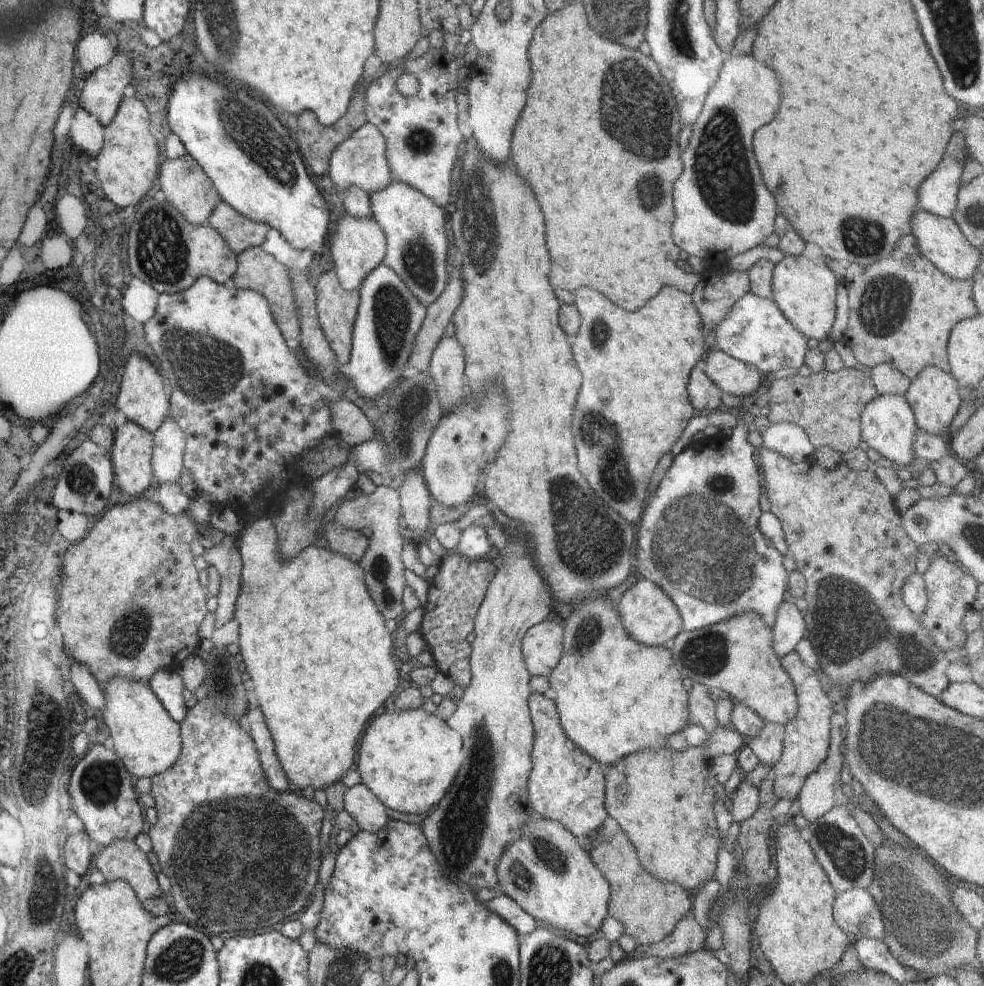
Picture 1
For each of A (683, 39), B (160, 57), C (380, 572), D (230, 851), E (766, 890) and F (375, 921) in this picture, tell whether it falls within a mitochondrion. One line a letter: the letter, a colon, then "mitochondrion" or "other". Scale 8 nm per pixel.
A: mitochondrion
B: other
C: mitochondrion
D: mitochondrion
E: other
F: other

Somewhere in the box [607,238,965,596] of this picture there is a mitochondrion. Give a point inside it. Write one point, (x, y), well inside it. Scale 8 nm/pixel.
(882, 306)

